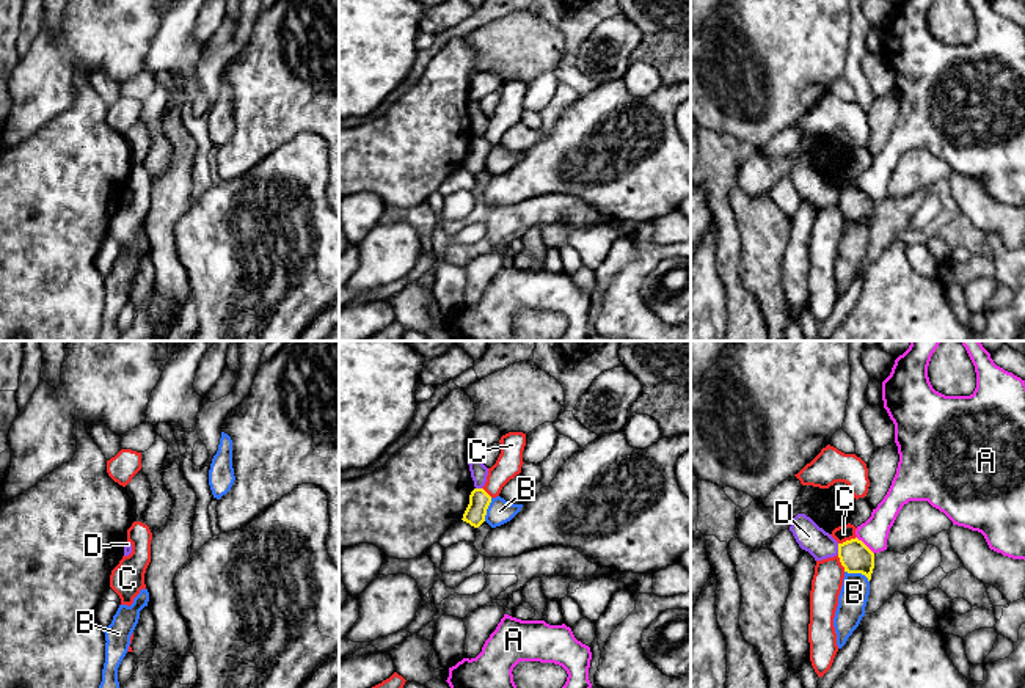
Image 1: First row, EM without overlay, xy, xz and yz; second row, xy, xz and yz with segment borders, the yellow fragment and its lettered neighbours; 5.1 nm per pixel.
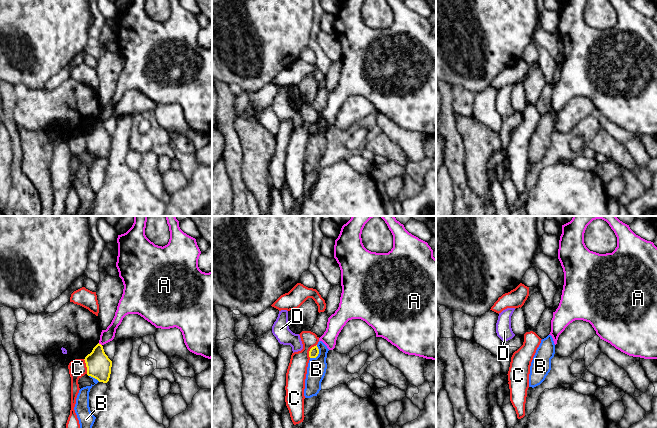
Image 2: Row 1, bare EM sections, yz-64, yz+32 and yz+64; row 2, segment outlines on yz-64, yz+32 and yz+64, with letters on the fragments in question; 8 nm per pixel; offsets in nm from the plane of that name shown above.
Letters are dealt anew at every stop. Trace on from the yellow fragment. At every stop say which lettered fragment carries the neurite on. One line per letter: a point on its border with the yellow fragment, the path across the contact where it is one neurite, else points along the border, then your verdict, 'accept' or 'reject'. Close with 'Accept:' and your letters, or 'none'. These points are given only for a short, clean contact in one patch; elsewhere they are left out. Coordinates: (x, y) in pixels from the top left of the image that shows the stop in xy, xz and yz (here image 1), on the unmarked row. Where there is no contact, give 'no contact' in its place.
A: yz (865, 193) | along yz (856, 186), (873, 201) | reject
B: yz (857, 220) | reject
C: yz (846, 189) | reject
D: yz (838, 197) | along yz (837, 192), (838, 201) | reject
Accept: none

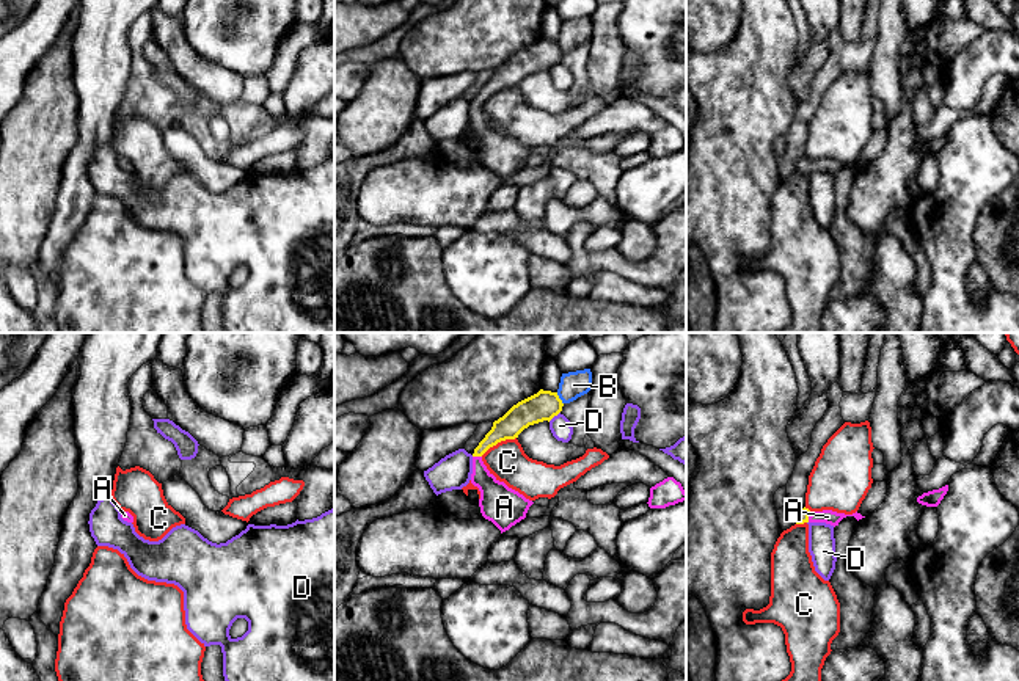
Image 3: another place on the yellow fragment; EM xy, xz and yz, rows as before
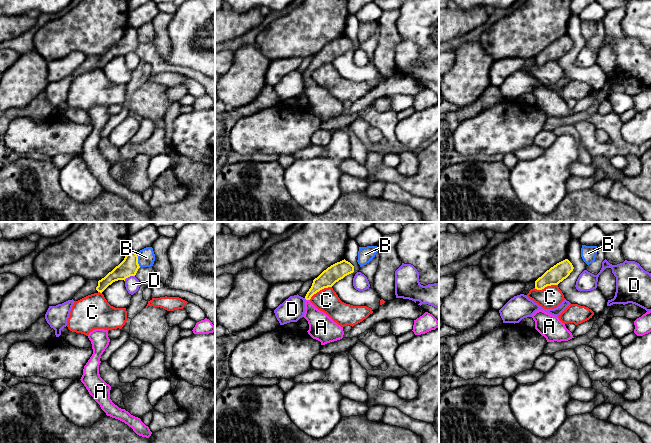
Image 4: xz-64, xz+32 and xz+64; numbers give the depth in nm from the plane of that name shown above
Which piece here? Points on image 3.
A: yz (809, 163) | across yz (803, 163), (809, 163), (828, 165) | accept
B: xz (559, 47) | reject
C: xz (498, 90) | reject
D: xz (553, 65) | reject
Accept: A

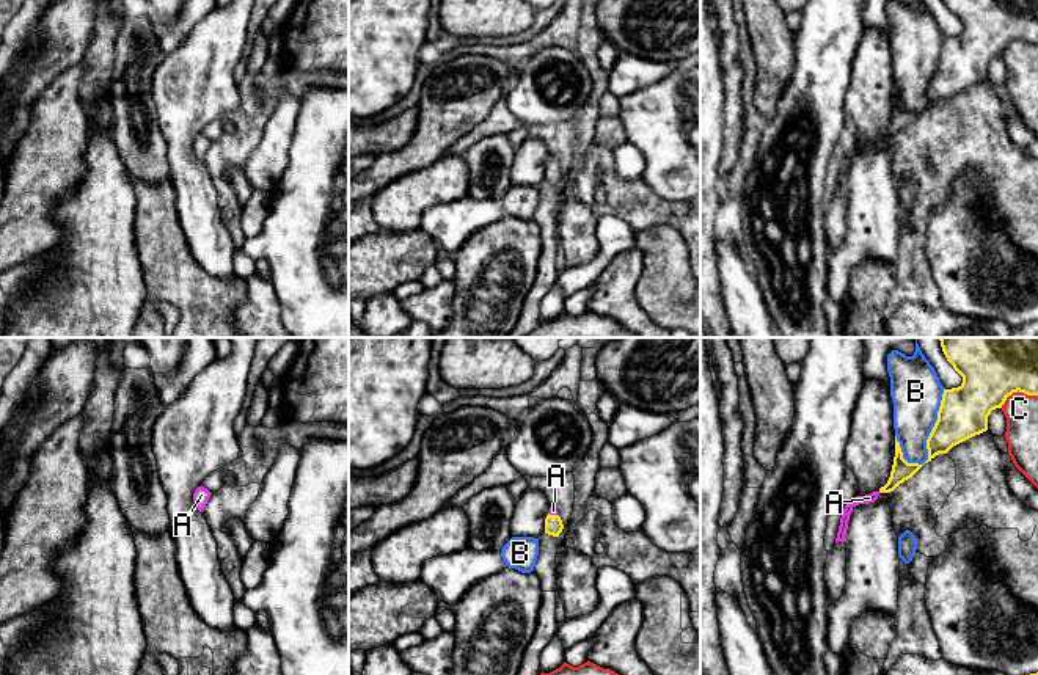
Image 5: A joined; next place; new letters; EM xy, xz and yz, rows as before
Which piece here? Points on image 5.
A: xz (553, 164) | across xz (553, 173), (553, 164), (553, 159) | accept
B: yz (930, 82) | reject
C: yz (1016, 40) | reject
Accept: A

